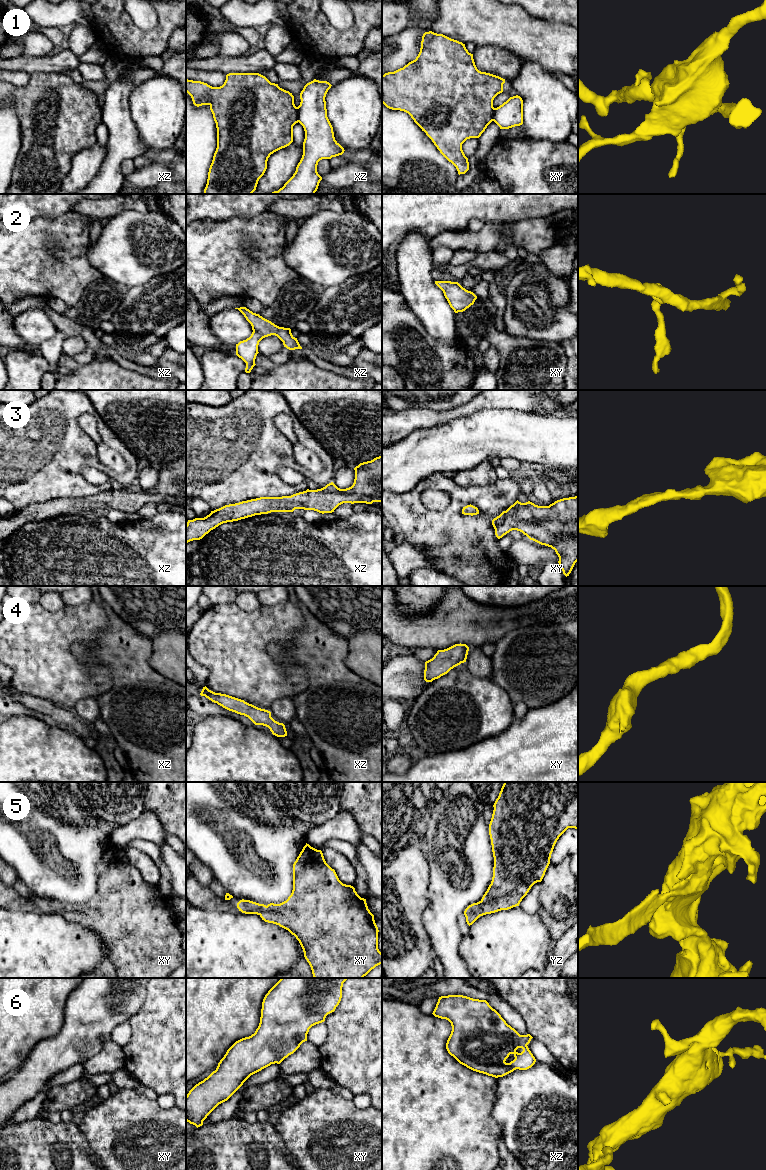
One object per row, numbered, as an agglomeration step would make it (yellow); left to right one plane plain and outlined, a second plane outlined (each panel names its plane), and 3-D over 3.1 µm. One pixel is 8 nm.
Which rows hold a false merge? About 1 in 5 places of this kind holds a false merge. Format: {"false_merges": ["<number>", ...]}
{"false_merges": ["1"]}

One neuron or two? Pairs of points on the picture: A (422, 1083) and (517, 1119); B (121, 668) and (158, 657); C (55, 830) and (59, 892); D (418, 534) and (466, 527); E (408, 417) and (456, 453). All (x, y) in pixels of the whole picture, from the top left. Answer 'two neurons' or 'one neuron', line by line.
A: two neurons
B: two neurons
C: one neuron
D: one neuron
E: two neurons

